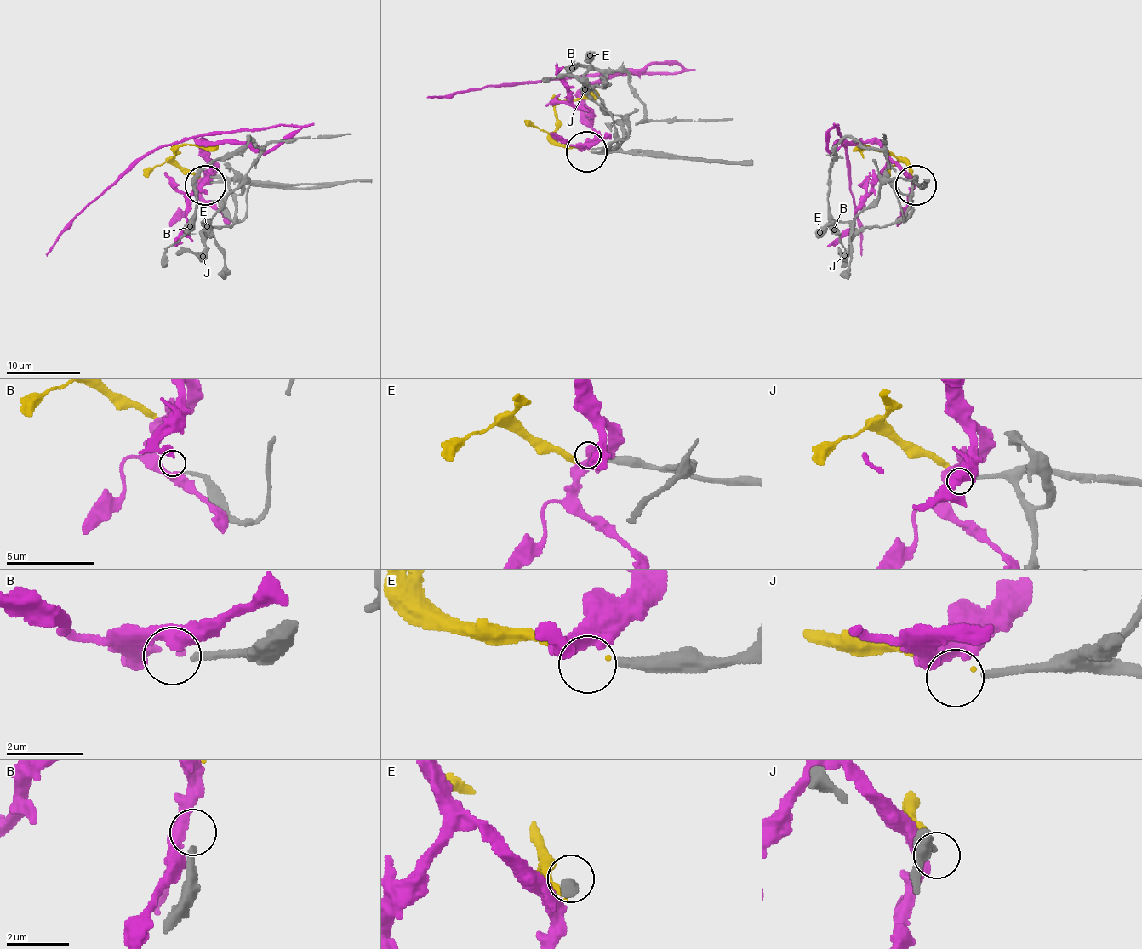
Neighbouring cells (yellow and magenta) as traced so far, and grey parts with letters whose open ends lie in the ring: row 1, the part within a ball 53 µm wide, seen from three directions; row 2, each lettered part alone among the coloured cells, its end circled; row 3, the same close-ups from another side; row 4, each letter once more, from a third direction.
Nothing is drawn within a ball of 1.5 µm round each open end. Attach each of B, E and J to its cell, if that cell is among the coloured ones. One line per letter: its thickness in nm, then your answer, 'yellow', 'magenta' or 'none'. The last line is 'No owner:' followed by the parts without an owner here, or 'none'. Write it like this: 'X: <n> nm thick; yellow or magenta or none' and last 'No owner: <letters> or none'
B: 190 nm thick; none
E: 320 nm thick; none
J: 190 nm thick; none
No owner: B, E, J

